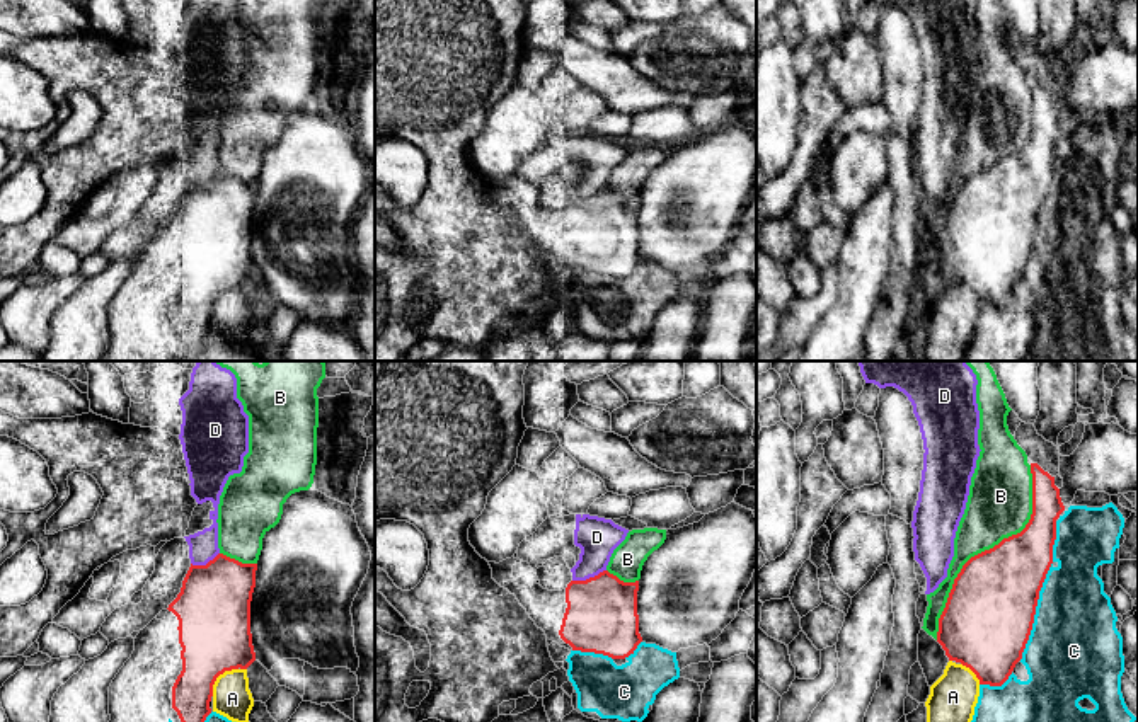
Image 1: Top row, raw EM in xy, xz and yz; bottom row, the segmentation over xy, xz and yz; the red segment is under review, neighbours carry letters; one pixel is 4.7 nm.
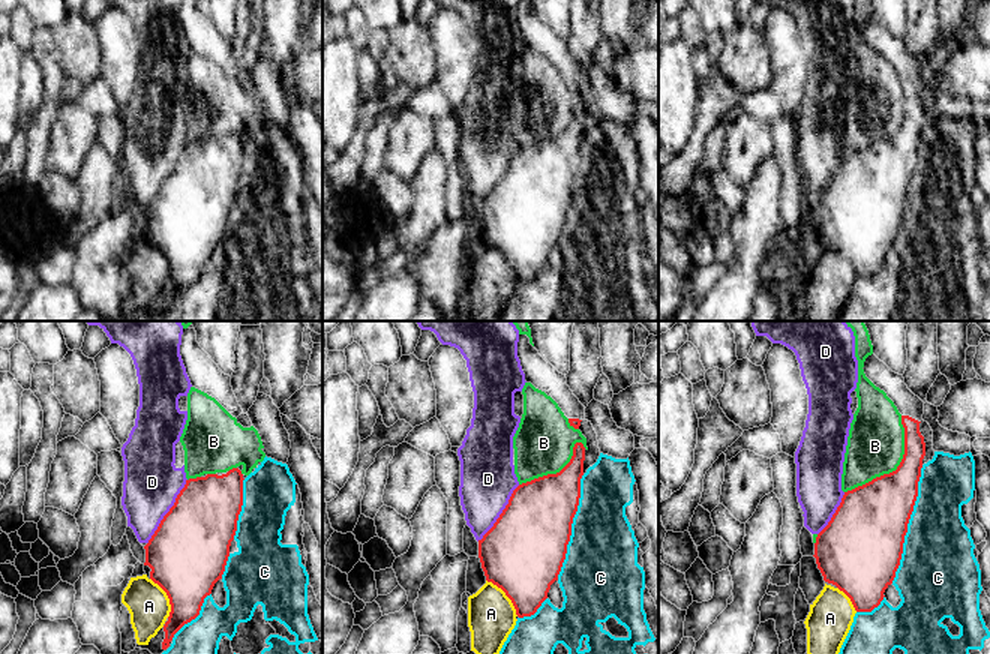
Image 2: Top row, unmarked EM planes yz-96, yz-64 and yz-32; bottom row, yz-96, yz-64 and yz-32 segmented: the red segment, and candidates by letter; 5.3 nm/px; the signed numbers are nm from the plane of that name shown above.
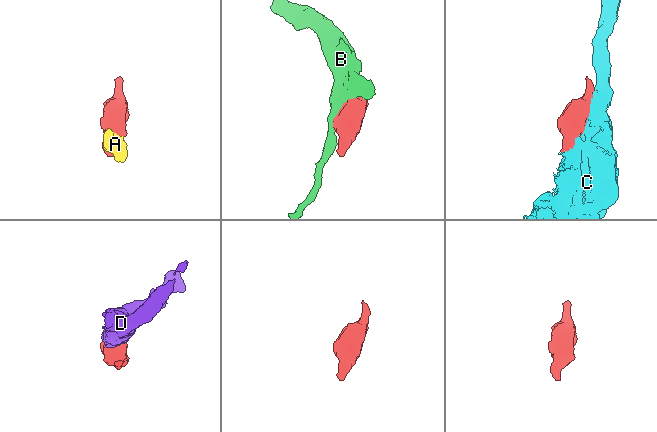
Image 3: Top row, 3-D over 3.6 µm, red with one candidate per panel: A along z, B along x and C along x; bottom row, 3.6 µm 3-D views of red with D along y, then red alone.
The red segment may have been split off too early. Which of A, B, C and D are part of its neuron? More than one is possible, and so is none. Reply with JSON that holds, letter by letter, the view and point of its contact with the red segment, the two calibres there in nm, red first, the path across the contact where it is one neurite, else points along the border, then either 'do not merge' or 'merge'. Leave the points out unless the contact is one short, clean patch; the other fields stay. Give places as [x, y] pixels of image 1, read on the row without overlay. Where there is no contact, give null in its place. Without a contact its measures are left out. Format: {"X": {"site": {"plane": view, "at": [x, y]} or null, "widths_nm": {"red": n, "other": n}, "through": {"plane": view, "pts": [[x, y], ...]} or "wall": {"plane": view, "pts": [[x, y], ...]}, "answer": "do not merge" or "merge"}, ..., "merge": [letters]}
{"A": {"site": {"plane": "xy", "at": [218, 293]}, "widths_nm": {"red": 340, "other": 190}, "answer": "do not merge"}, "B": {"site": {"plane": "yz", "at": [987, 169]}, "widths_nm": {"red": 420, "other": 300}, "answer": "do not merge"}, "C": {"site": {"plane": "yz", "at": [1040, 208]}, "widths_nm": {"red": 420, "other": 400}, "answer": "do not merge"}, "D": {"site": {"plane": "xz", "at": [590, 196]}, "widths_nm": {"red": 340, "other": 190}, "wall": {"plane": "xz", "pts": [[605, 188], [573, 200]]}, "answer": "do not merge"}, "merge": []}

